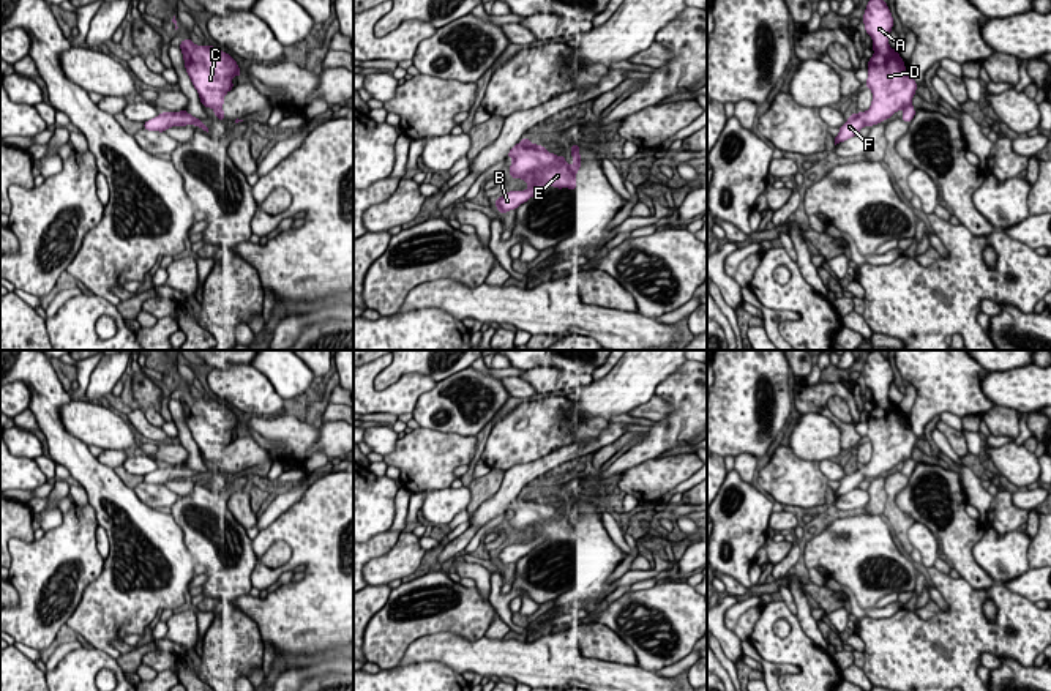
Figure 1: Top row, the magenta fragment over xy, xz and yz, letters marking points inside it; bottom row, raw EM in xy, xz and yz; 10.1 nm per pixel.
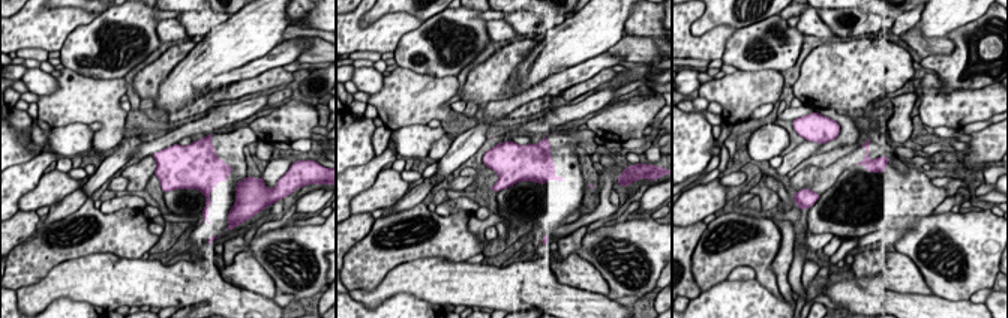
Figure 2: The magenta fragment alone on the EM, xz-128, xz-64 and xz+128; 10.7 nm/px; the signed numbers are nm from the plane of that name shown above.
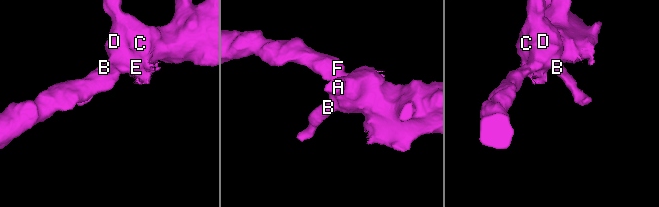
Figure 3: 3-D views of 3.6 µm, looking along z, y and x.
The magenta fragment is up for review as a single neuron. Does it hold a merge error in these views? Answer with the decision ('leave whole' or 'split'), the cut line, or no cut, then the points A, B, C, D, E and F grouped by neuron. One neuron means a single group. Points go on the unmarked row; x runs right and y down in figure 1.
leave whole; cut none; groups A B C D E F

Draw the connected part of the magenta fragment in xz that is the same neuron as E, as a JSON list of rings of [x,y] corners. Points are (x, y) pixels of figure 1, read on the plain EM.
[[[529,491],[516,497],[507,508],[513,516],[510,519],[510,530],[526,533],[529,541],[526,544],[508,544],[505,549],[494,554],[497,563],[503,568],[516,563],[546,540],[557,543],[576,543],[576,525],[581,521],[579,497],[571,499],[573,519],[570,521],[565,510],[549,506],[543,499],[532,497]]]

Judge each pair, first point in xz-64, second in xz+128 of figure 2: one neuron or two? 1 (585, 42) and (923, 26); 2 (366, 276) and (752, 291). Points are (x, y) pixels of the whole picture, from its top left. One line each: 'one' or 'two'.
1: one
2: two

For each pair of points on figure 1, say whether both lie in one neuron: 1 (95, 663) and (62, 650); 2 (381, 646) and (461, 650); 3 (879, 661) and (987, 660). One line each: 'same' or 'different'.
1: different
2: different
3: different

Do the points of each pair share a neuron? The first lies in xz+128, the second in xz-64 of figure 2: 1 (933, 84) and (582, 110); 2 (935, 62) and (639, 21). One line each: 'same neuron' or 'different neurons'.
1: different neurons
2: same neuron

